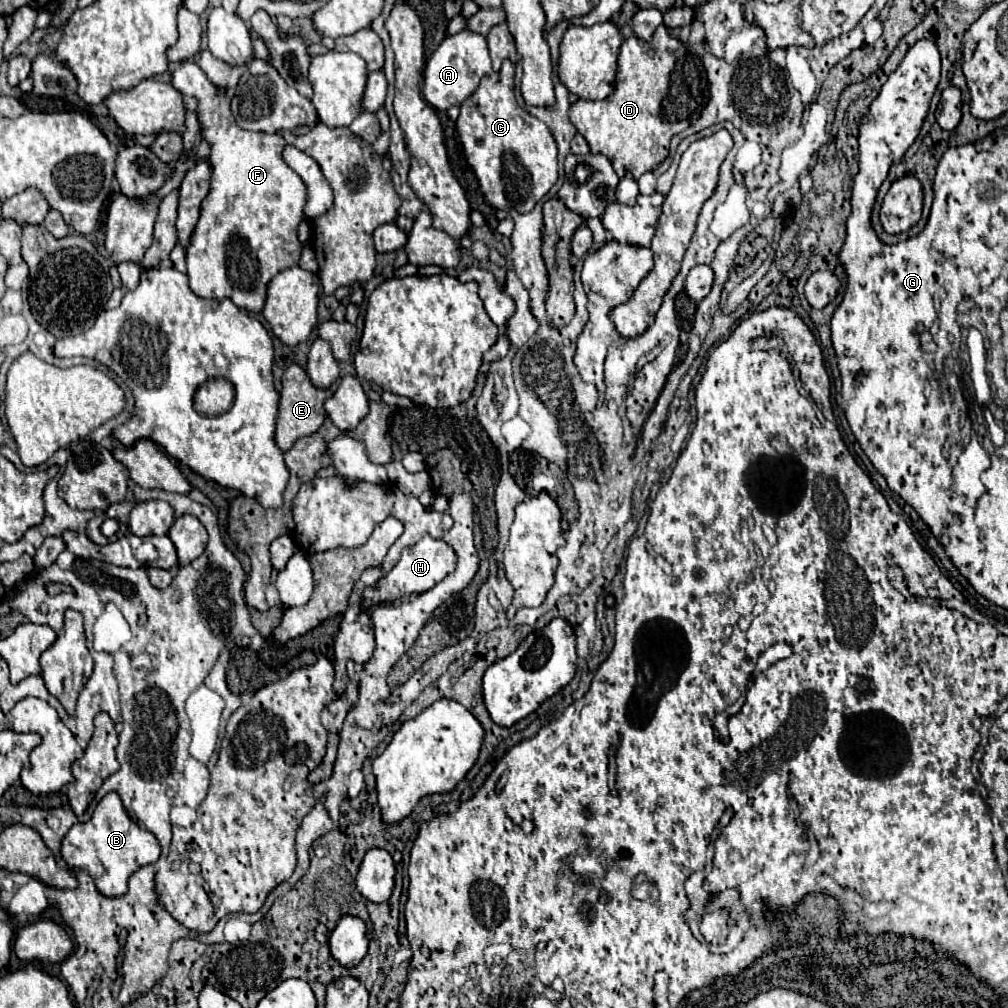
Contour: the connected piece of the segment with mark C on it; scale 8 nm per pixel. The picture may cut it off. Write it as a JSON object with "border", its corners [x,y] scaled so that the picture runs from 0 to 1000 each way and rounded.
{"border":[[[506,60],[498,62],[496,71],[488,71],[488,73],[480,75],[476,79],[474,87],[470,89],[470,93],[456,103],[452,131],[454,131],[456,143],[460,147],[462,159],[474,177],[480,196],[492,208],[510,206],[516,212],[522,212],[532,204],[532,200],[554,179],[554,175],[552,175],[552,153],[554,153],[552,139],[542,123],[538,125],[538,121],[534,117],[530,117],[526,111],[522,111],[520,107],[514,105],[512,97],[510,97],[510,63]]]}

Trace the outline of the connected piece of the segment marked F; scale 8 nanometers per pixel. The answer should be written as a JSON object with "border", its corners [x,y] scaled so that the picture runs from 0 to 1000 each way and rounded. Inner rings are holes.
{"border":[[[183,60],[175,65],[171,73],[171,85],[183,95],[192,95],[196,99],[196,113],[200,135],[210,143],[210,153],[206,161],[210,163],[210,181],[208,190],[198,202],[198,218],[188,234],[185,246],[185,264],[187,264],[187,284],[196,296],[206,296],[220,300],[228,296],[236,306],[258,310],[264,298],[266,280],[280,268],[296,262],[300,252],[300,242],[294,234],[296,222],[302,218],[300,206],[304,200],[304,185],[300,177],[280,159],[280,149],[284,141],[278,133],[264,131],[246,131],[232,123],[228,111],[228,97],[224,93],[216,95],[212,83],[198,69],[194,60]]]}

